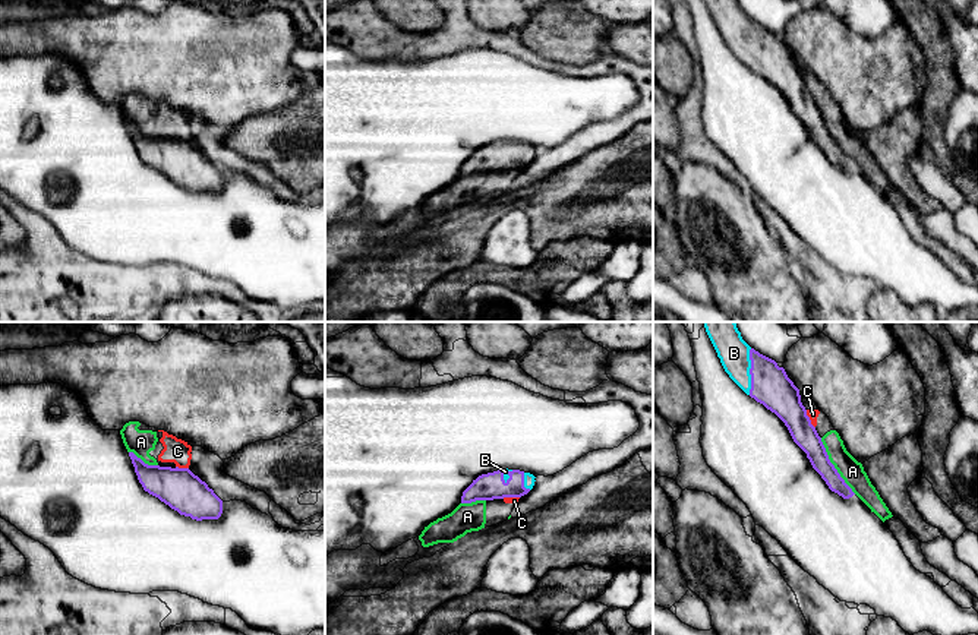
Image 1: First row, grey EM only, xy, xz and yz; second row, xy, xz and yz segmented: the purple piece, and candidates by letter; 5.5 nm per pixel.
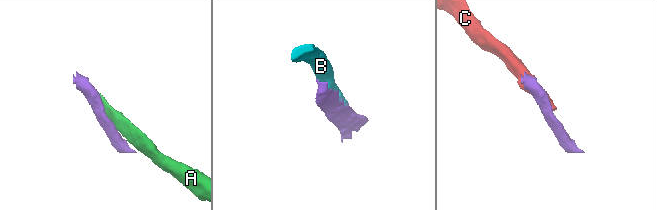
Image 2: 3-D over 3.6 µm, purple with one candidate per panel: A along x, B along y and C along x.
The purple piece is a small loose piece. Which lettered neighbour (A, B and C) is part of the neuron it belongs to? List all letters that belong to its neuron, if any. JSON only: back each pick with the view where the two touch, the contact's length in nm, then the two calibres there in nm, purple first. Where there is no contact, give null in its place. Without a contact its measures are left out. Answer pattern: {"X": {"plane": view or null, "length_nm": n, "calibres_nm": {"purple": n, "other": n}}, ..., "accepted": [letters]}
{"B": {"plane": "yz", "length_nm": 260, "calibres_nm": {"purple": 220, "other": 170}}, "accepted": ["B"]}

